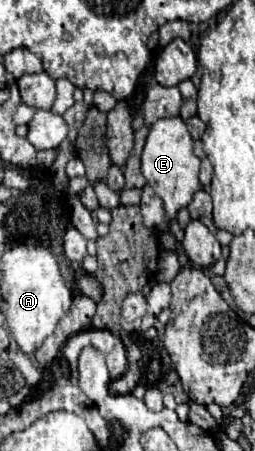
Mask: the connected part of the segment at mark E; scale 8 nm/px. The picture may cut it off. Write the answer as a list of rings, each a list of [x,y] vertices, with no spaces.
[[[179,116],[161,118],[151,124],[143,154],[141,154],[141,174],[155,194],[163,200],[167,218],[173,220],[177,210],[187,206],[193,194],[201,188],[199,184],[199,158],[193,154],[193,140],[189,136],[187,124]]]

